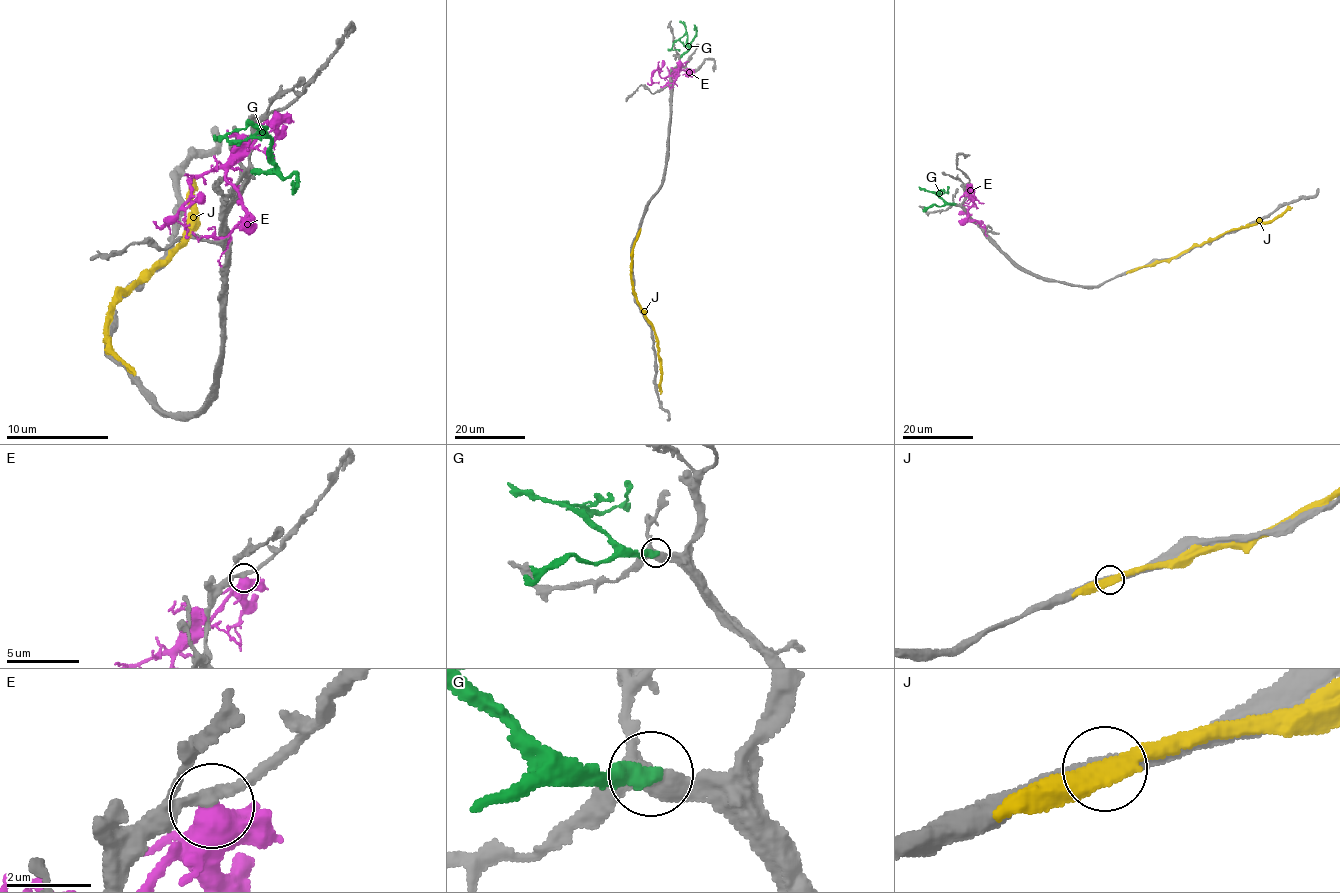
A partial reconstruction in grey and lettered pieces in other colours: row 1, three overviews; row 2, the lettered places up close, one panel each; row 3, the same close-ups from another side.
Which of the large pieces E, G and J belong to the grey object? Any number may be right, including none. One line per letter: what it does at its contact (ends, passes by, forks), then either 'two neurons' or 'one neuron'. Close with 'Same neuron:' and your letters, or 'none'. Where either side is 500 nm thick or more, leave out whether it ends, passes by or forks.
E: two neurons
G: it ends | one neuron
J: it passes by | two neurons
Same neuron: G

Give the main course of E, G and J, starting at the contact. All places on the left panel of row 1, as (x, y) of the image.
E: (277, 114), (251, 142), (223, 165), (192, 178), (190, 199), (167, 222), (179, 222), (190, 237)
G: (251, 170), (275, 168), (272, 145), (267, 137), (228, 139), (228, 134), (244, 129), (249, 119)
J: (123, 363), (107, 345), (107, 322), (113, 304), (182, 242), (192, 224), (192, 181)

